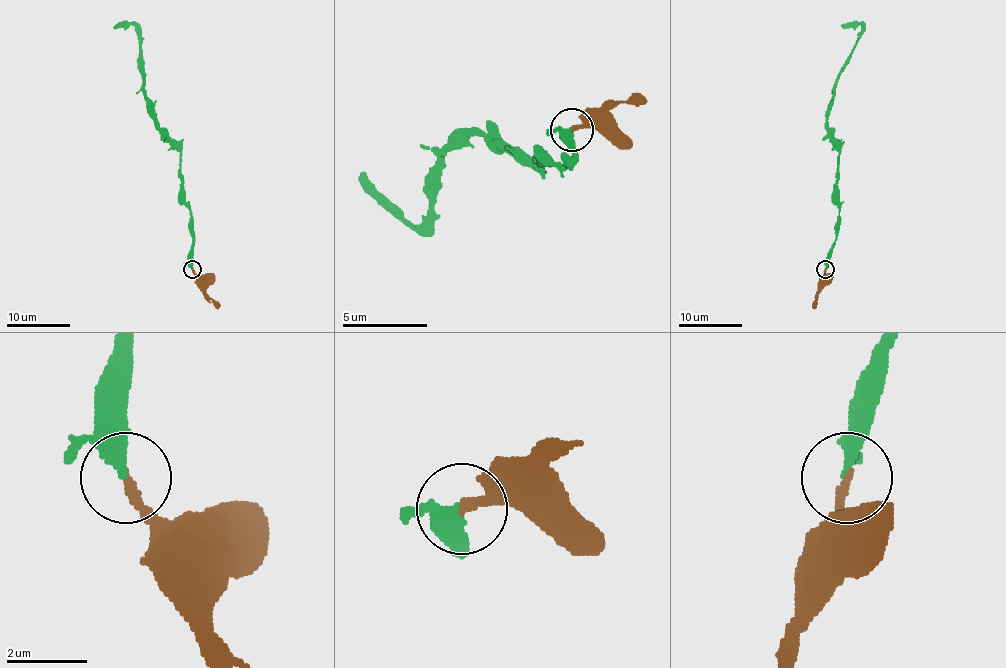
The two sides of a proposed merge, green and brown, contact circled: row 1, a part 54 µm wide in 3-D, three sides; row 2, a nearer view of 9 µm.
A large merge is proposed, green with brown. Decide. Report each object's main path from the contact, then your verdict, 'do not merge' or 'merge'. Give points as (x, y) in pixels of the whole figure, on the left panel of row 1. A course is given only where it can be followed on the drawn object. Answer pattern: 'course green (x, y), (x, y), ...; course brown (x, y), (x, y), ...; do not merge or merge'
course green (192, 269), (190, 213), (182, 185), (181, 149), (159, 127), (144, 90), (141, 46), (135, 27), (113, 27); course brown (192, 269), (198, 286), (219, 308); merge

